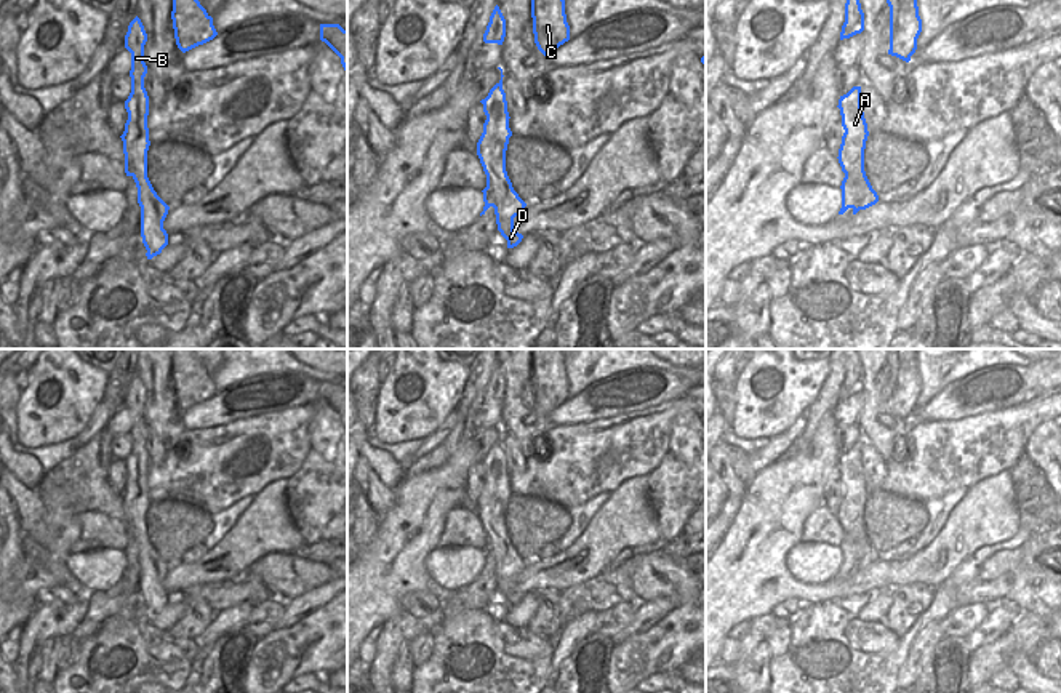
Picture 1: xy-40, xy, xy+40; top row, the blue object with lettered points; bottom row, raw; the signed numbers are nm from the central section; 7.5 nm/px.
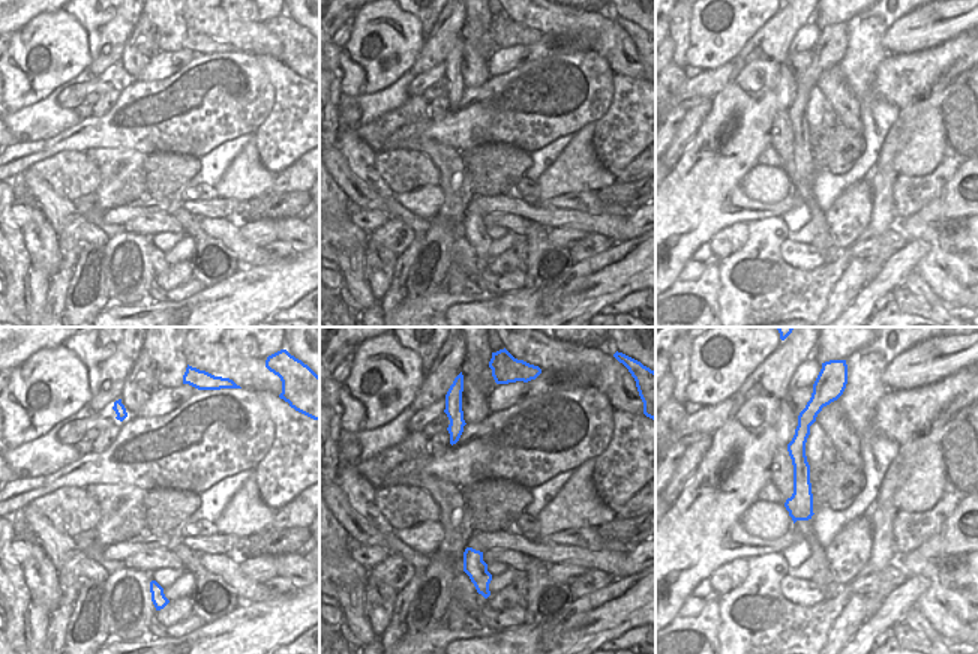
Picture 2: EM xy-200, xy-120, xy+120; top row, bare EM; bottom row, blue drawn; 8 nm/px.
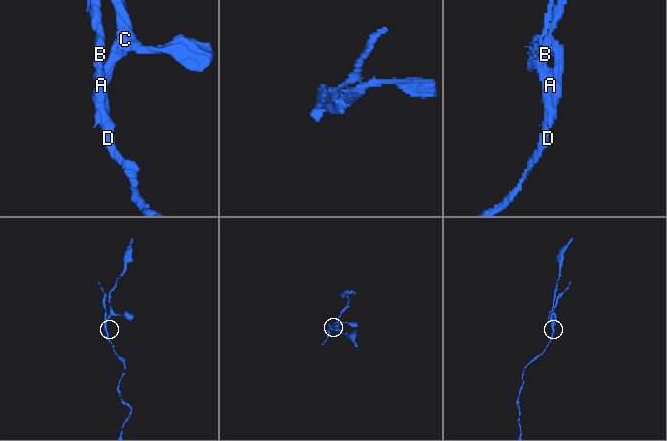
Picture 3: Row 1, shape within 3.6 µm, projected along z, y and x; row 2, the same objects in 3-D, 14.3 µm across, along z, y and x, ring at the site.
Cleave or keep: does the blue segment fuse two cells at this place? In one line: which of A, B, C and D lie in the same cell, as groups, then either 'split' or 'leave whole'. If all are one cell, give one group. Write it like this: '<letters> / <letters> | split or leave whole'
A B D / C | split

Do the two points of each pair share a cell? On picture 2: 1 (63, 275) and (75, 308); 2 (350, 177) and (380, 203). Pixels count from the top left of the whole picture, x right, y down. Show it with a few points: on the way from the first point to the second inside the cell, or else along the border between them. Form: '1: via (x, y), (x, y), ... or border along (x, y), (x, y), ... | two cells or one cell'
1: border along (74, 269), (66, 290), (66, 303), (62, 311) | two cells
2: via (357, 183), (372, 200) | one cell

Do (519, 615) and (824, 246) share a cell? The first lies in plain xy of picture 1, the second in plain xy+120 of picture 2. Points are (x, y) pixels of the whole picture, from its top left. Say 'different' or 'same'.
different

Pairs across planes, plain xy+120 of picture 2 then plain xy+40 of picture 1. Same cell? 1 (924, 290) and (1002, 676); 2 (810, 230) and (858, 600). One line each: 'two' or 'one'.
1: one
2: two

